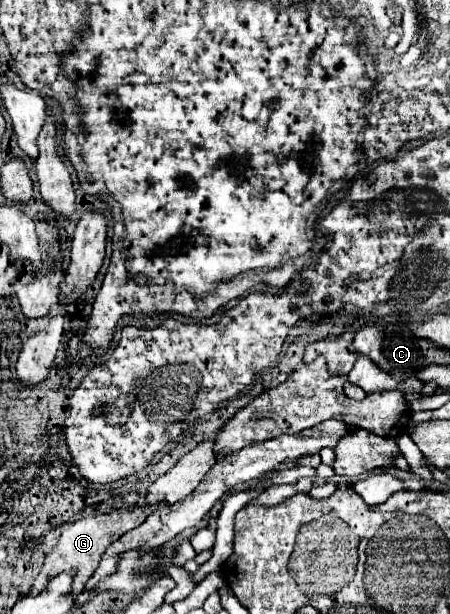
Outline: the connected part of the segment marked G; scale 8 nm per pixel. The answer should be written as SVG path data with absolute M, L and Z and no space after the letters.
M148 505L148 507L128 507L128 509L118 509L118 511L112 511L112 513L106 513L106 515L94 515L94 517L86 517L86 519L78 519L74 523L68 523L60 535L60 541L58 545L46 555L46 561L42 565L42 571L38 573L38 577L34 579L34 585L32 585L32 593L30 595L36 595L40 593L46 583L60 575L62 571L74 571L74 581L72 581L72 591L68 593L70 597L76 597L84 591L84 585L86 581L94 575L104 551L108 549L108 545L112 545L116 539L120 539L126 531L138 527L158 505Z

